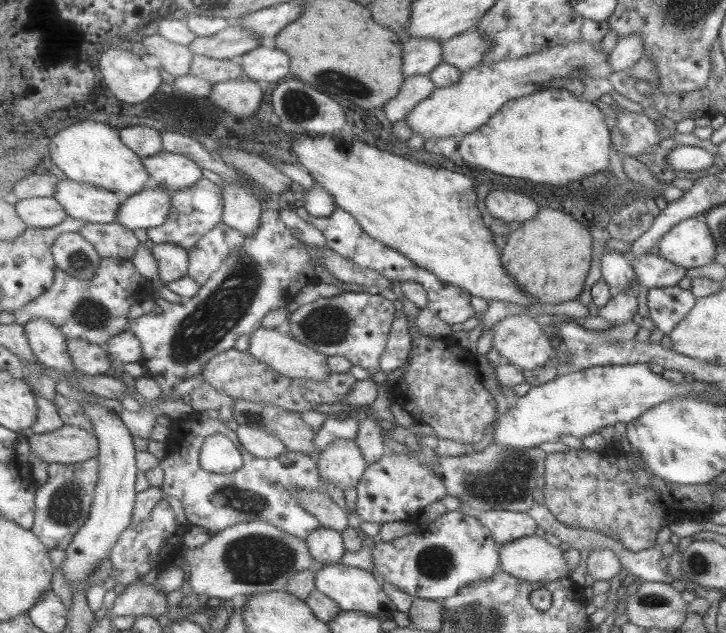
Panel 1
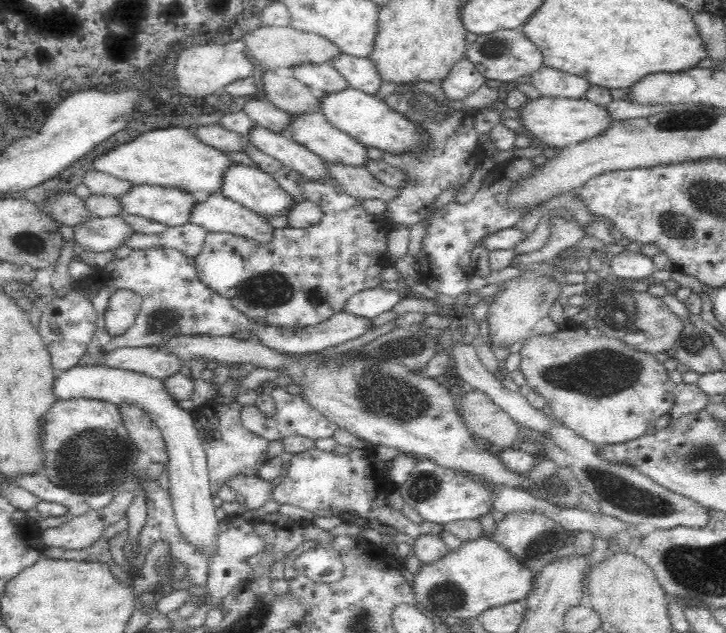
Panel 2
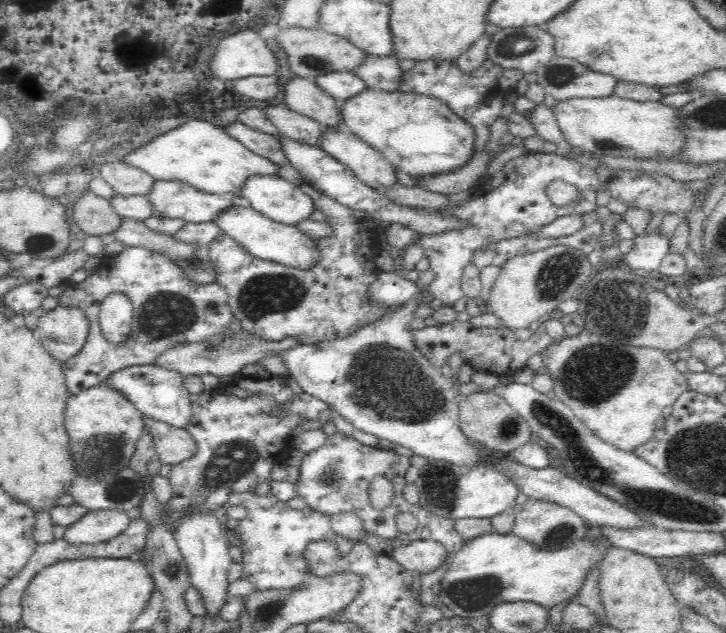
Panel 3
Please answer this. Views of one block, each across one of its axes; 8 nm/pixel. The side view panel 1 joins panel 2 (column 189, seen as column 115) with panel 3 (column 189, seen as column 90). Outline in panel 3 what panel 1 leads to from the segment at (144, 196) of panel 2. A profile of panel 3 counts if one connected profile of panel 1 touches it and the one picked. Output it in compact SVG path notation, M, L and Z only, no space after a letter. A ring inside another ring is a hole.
M156 180L148 197L156 214L181 218L187 223L212 222L235 206L222 194L204 192L184 181Z

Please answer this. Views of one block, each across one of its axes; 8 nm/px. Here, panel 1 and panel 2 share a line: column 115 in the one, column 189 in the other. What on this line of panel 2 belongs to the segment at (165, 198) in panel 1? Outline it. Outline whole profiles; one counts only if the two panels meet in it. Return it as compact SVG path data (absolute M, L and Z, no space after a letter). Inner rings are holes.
M221 192L196 203L189 222L204 227L208 232L242 236L256 247L269 247L276 230L264 217L226 198Z

